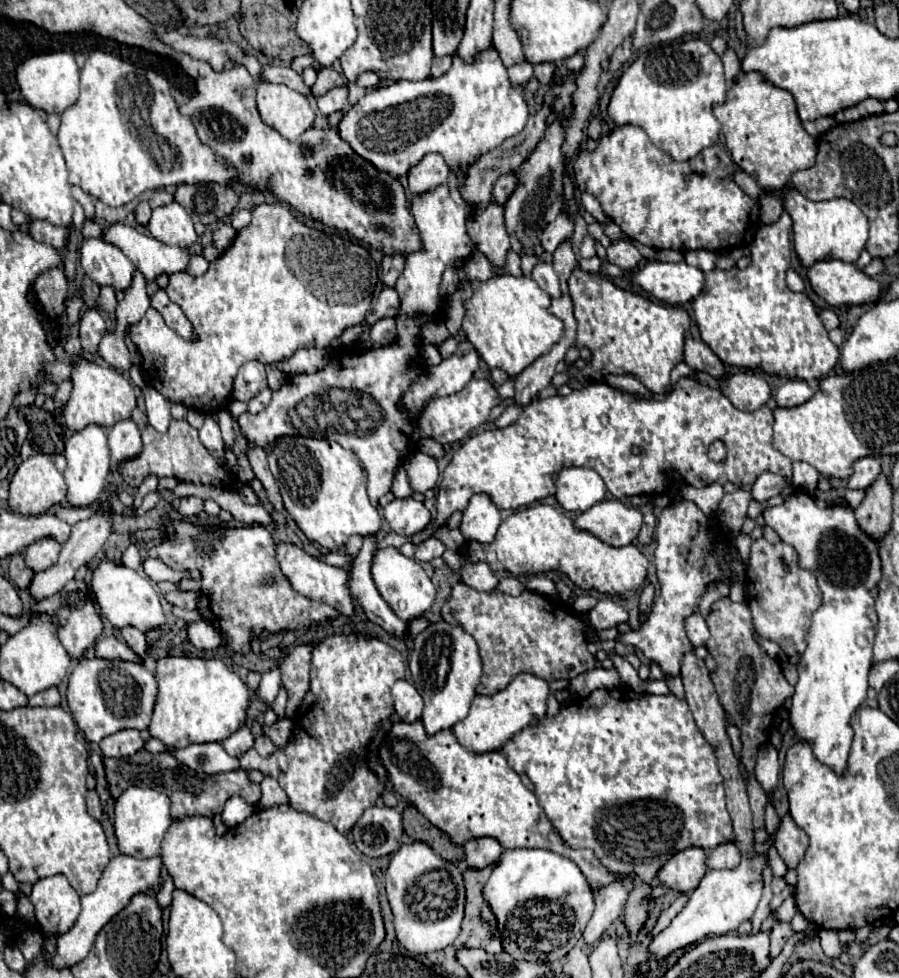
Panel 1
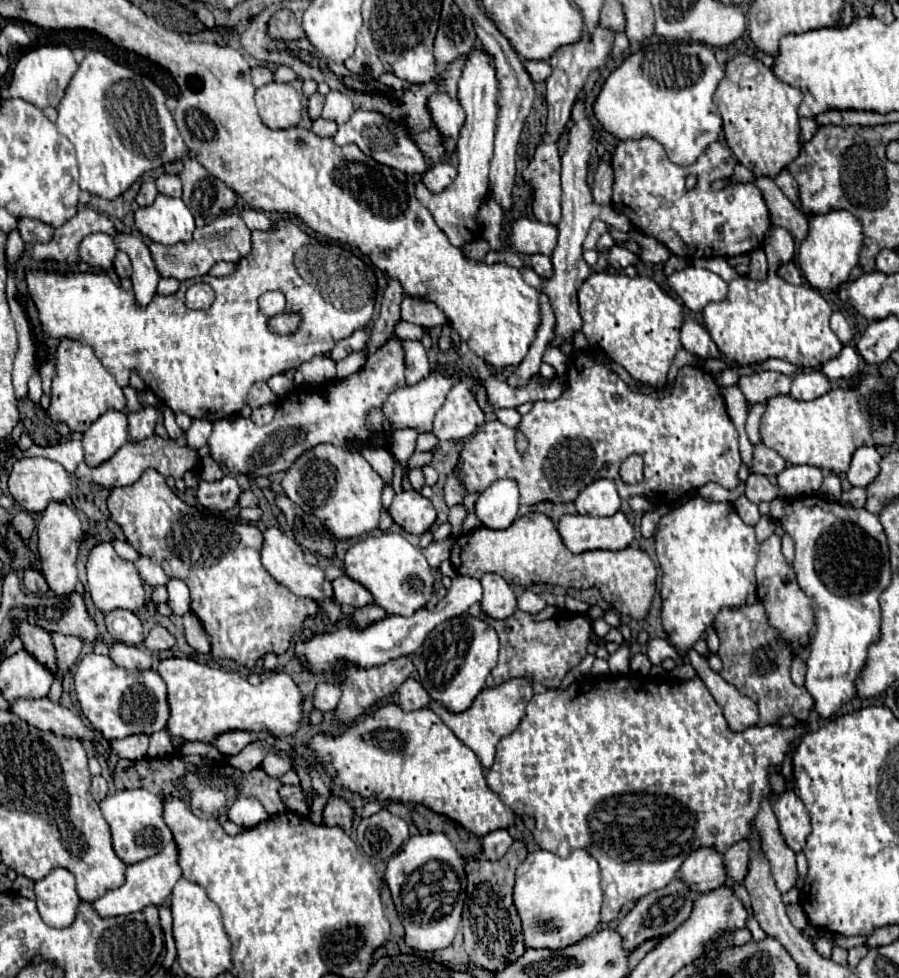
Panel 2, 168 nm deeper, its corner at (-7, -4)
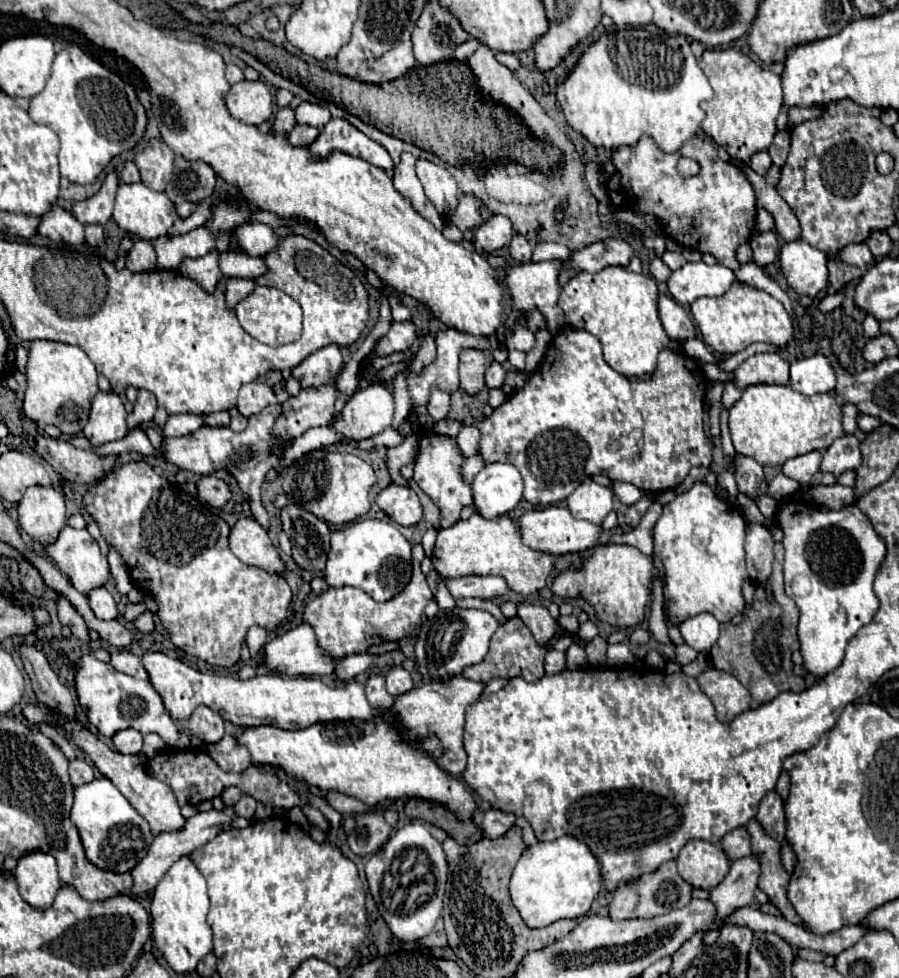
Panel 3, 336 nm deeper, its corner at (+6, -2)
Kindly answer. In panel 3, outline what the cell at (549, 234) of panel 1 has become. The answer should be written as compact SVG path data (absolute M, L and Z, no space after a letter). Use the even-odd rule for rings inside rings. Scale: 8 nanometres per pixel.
M490 216L484 224L474 230L472 246L478 254L490 254L506 244L510 244L514 228L506 216Z

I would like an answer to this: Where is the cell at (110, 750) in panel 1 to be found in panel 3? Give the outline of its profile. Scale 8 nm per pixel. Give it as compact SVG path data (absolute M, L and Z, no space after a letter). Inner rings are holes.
M126 728L126 730L120 730L118 734L112 736L112 742L116 746L118 752L122 754L140 754L142 752L142 734L134 728Z

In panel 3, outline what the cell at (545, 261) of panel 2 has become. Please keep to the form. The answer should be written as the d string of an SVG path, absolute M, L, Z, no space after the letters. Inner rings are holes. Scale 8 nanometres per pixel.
M514 234L512 242L510 242L510 256L512 256L516 262L520 262L520 264L530 262L530 258L532 258L532 246L530 246L530 242L526 240L526 236Z

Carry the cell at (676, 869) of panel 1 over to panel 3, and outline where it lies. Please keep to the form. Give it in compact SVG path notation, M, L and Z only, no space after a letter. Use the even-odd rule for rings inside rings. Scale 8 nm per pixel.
M690 840L678 854L678 872L694 888L716 888L730 870L730 858L726 852L702 840Z

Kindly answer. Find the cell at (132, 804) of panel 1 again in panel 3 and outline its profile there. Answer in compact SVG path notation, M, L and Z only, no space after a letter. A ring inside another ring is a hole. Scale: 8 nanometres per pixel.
M104 776L74 788L74 804L70 810L70 820L78 828L86 858L94 866L118 874L130 872L146 856L154 840L148 822L132 808L132 804L122 796L122 792Z

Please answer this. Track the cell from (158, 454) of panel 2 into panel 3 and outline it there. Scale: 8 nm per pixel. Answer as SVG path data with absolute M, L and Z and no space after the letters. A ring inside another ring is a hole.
M38 436L34 444L36 454L50 464L50 468L66 482L94 484L114 468L114 456L96 456L80 450L66 440Z

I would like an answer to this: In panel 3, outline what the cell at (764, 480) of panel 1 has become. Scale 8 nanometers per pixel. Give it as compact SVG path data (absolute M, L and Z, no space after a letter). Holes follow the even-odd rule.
M812 450L810 454L802 454L796 458L790 458L782 472L802 484L800 492L806 492L810 484L820 476L820 462L822 462L822 450Z

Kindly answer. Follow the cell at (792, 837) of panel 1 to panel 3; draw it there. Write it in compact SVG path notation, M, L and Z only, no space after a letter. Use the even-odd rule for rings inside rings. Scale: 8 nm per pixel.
M772 790L762 798L762 802L758 806L756 820L760 822L760 826L764 828L766 834L770 834L778 842L784 842L786 818L784 818L784 802L778 796L778 792Z

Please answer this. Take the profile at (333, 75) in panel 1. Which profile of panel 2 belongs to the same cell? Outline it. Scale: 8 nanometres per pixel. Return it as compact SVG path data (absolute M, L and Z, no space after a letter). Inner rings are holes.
M315 92L315 94L309 98L309 102L307 102L307 112L309 112L309 116L311 116L313 120L317 120L317 118L321 116L323 100L325 100L325 96L319 94L319 92Z

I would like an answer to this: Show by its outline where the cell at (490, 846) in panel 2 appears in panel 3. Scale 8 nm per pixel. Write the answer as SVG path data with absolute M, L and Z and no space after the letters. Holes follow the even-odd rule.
M488 810L484 814L484 820L482 820L484 836L488 836L488 838L500 838L502 834L506 834L506 830L510 826L514 826L514 820L516 820L516 816L510 814L510 812Z

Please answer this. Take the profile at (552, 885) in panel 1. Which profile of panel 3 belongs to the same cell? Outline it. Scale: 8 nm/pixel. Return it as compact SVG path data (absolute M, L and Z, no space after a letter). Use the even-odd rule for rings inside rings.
M562 836L552 842L536 842L526 848L510 880L512 902L530 928L544 928L560 918L584 916L600 888L602 874L598 858L594 858L584 842L570 836Z

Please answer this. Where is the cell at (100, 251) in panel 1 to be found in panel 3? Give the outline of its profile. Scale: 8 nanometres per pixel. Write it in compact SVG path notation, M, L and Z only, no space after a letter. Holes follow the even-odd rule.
M54 204L44 216L38 218L38 232L56 244L78 246L84 242L84 226L70 210L64 210L58 204Z

